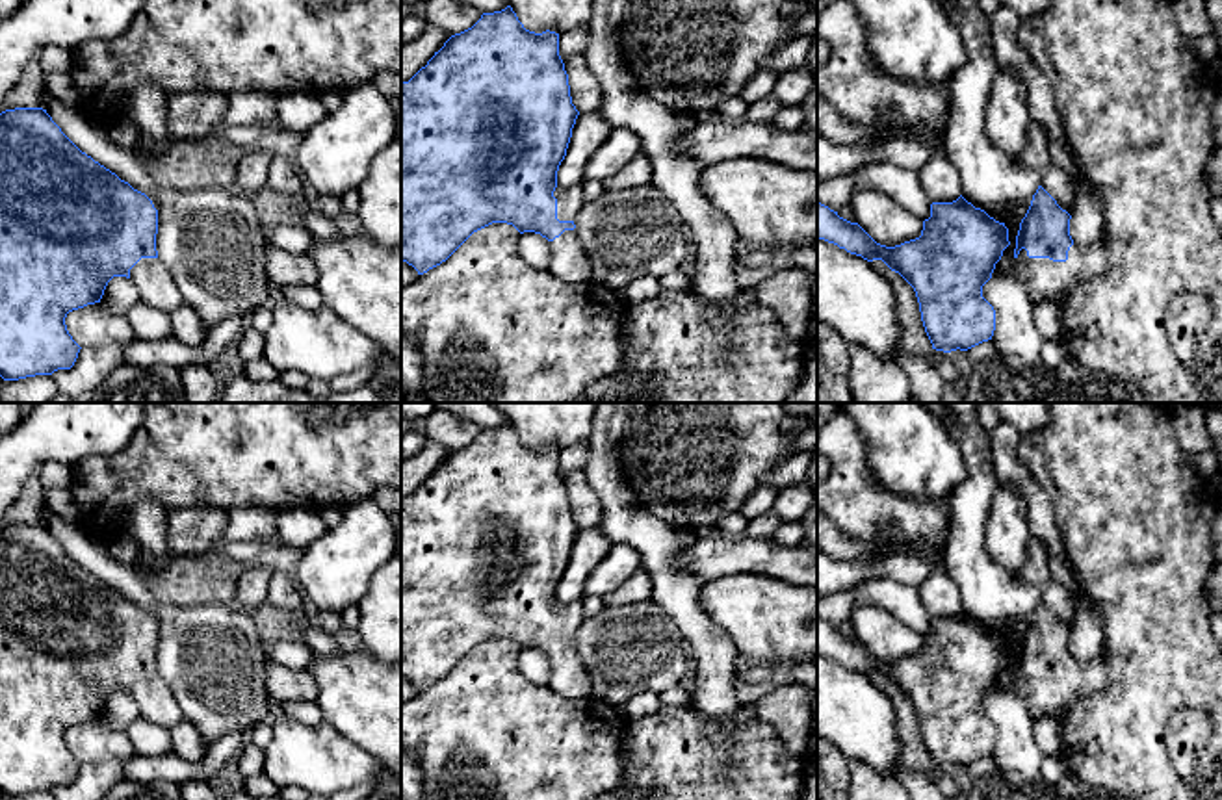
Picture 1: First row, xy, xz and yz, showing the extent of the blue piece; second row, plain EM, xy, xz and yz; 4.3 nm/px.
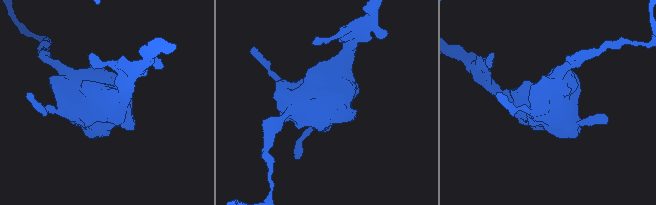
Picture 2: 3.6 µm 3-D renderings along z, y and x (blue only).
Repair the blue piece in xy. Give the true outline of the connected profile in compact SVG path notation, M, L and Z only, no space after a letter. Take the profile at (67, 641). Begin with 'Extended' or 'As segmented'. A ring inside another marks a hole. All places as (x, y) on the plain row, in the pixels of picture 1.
Extended. M43 523L0 529L0 793L19 796L71 785L80 761L67 746L69 728L100 718L113 692L130 694L139 716L173 729L186 716L156 666L158 626L152 616L82 568Z

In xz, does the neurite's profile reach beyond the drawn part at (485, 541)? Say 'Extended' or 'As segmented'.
Extended

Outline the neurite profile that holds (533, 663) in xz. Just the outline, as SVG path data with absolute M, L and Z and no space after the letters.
M535 648L520 650L520 670L539 685L550 685L552 663L546 653Z

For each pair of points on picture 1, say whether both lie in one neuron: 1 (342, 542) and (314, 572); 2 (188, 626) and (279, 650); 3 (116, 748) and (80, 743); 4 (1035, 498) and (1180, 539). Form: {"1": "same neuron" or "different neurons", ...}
{"1": "same neuron", "2": "different neurons", "3": "same neuron", "4": "different neurons"}

